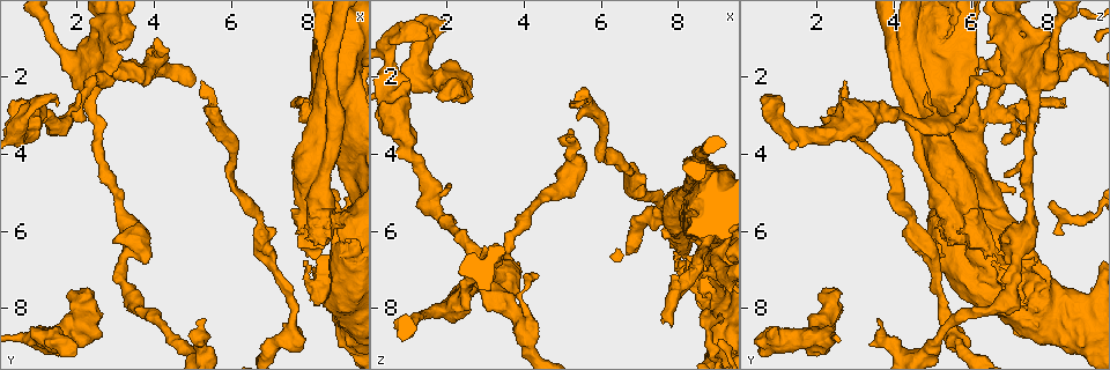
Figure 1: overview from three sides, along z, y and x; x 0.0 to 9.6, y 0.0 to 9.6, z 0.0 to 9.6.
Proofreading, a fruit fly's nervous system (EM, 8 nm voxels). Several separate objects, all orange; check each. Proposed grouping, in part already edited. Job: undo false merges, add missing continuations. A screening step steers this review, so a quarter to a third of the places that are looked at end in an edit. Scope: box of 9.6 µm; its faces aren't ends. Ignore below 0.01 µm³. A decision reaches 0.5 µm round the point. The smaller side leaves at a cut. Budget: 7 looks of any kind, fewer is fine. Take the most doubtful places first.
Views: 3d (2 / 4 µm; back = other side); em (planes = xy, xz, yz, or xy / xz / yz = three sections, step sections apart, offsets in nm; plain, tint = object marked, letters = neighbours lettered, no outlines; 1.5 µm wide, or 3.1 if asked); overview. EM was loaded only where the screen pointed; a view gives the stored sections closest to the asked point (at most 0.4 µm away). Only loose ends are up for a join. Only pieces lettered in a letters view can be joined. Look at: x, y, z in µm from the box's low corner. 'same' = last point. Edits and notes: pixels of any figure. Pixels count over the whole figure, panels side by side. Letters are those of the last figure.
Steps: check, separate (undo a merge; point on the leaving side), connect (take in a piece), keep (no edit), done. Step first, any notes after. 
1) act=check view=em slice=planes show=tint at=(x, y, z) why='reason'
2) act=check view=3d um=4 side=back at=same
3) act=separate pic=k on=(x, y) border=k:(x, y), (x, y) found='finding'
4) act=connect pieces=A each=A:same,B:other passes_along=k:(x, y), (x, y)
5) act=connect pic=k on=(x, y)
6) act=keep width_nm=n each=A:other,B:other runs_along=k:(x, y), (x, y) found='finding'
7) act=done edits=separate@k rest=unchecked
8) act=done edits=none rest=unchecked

act=check view=3d um=4 at=(5.20, 2.20, 2.80) why='end of a long branch'

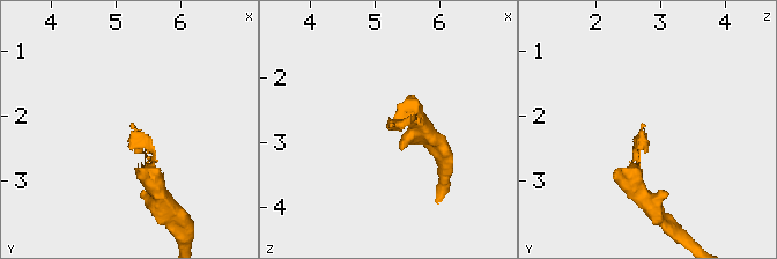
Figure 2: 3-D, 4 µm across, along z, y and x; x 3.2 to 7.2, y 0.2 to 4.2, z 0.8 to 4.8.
act=check view=em slice=planes show=letters at=(5.25, 2.10, 2.75)

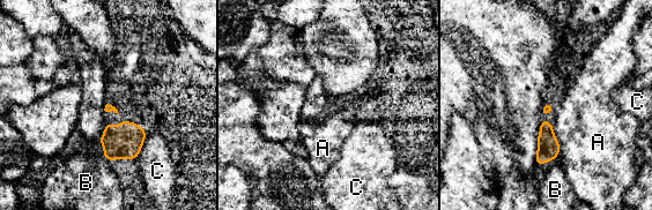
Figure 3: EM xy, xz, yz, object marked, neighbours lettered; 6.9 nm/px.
act=keep each=A:other,B:other,C:other border=3:(552, 128), (558, 143), (560, 154) found='no lettered piece goes on from it'

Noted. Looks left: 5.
act=check view=3d um=2 at=(5.25, 8.25, 3.55)

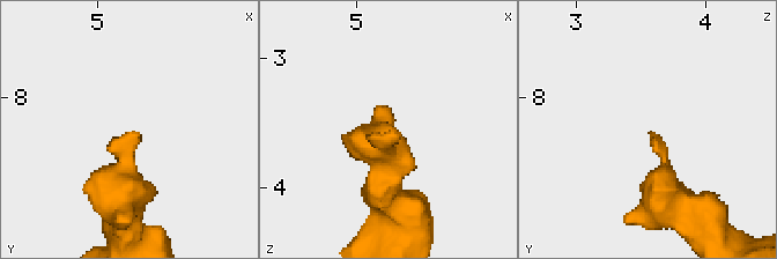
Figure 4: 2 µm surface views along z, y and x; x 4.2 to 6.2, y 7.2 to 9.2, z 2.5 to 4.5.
act=check view=em slice=planes show=tint at=(5.20, 8.28, 3.56)

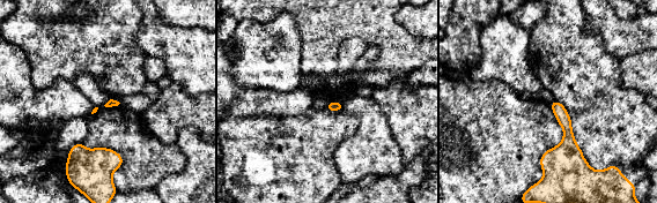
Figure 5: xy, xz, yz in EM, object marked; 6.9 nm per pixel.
act=check view=em slice=planes show=letters at=same why='see the neighbours'

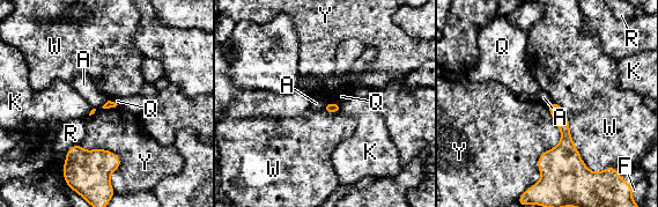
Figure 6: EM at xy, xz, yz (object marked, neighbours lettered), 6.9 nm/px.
act=keep each=A:other,F:other,K:other,Q:other,R:other,W:other,Y:other border=6:(328, 102), (322, 110) found='no lettered piece goes on from it'

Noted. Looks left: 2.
act=check view=em slice=planes show=letters at=(8.75, 3.00, 6.15) why='narrows sharply'

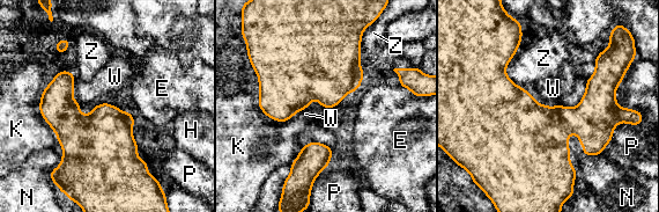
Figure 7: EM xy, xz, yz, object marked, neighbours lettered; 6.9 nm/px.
act=keep width_nm=500 longest_contact=K:380nm each=E:other,H:other,K:other,N:other,P:other,W:other,Z:other found='continuous, no second neuron'

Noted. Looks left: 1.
act=done edits=none rest=unchecked

